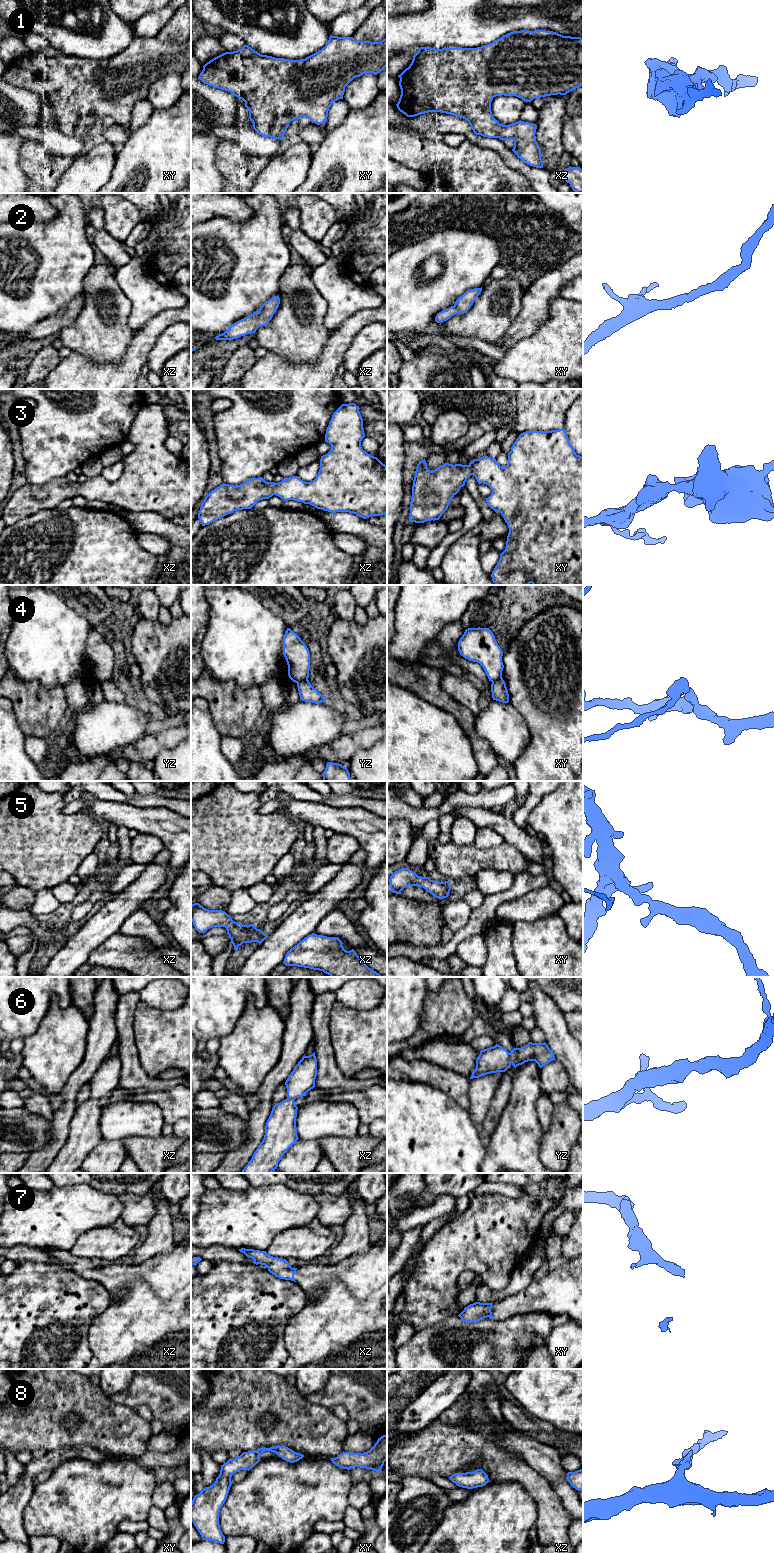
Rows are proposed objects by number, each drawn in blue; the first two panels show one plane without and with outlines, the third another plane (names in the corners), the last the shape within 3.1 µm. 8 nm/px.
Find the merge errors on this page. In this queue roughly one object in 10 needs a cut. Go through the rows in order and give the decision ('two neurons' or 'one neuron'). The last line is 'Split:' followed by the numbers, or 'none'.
1: one neuron
2: one neuron
3: one neuron
4: two neurons
5: one neuron
6: one neuron
7: one neuron
8: one neuron
Split: 4

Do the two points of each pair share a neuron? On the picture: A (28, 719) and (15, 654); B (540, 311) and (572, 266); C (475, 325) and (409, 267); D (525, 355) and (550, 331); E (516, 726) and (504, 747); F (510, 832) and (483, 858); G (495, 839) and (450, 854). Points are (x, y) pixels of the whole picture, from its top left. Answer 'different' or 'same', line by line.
A: different
B: same
C: different
D: same
E: same
F: different
G: different

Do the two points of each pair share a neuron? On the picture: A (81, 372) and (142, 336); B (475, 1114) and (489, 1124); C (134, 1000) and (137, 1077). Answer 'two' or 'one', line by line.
A: one
B: two
C: one

